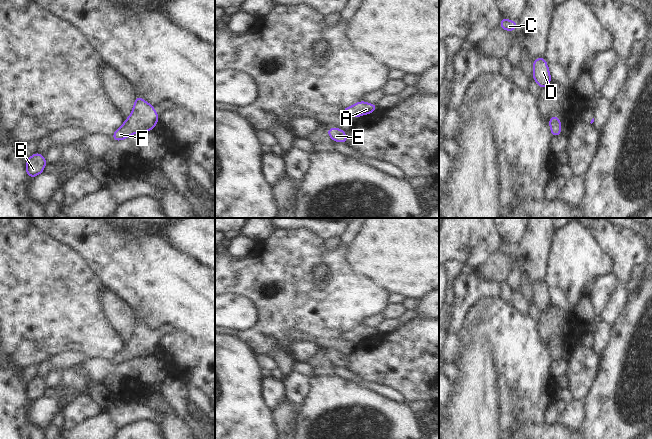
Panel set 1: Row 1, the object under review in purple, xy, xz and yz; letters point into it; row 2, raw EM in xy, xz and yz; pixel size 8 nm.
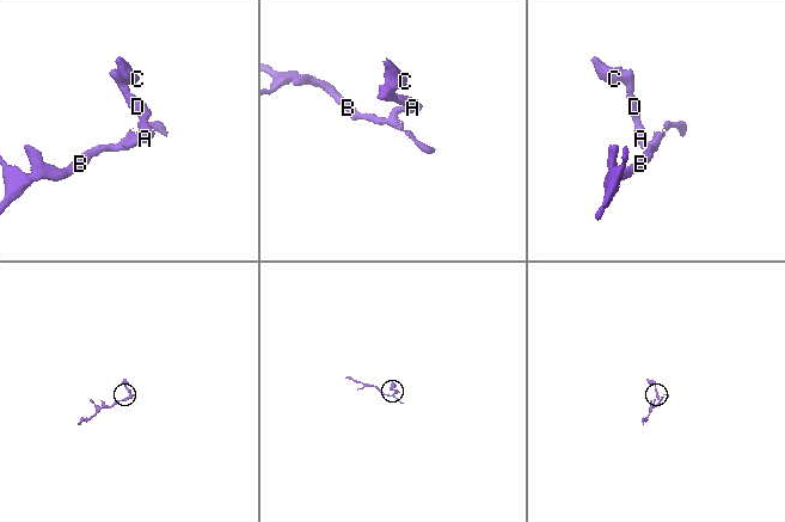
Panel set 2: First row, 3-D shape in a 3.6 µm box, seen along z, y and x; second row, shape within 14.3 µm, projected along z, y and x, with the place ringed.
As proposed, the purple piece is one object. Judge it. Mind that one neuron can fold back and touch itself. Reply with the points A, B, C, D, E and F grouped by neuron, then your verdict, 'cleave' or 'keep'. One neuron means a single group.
A B C D E F | keep

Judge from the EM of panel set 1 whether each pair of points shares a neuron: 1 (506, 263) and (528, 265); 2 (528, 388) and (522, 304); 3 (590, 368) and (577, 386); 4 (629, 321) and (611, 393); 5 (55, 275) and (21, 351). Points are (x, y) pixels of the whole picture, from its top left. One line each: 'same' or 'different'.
1: different
2: different
3: same
4: same
5: same

